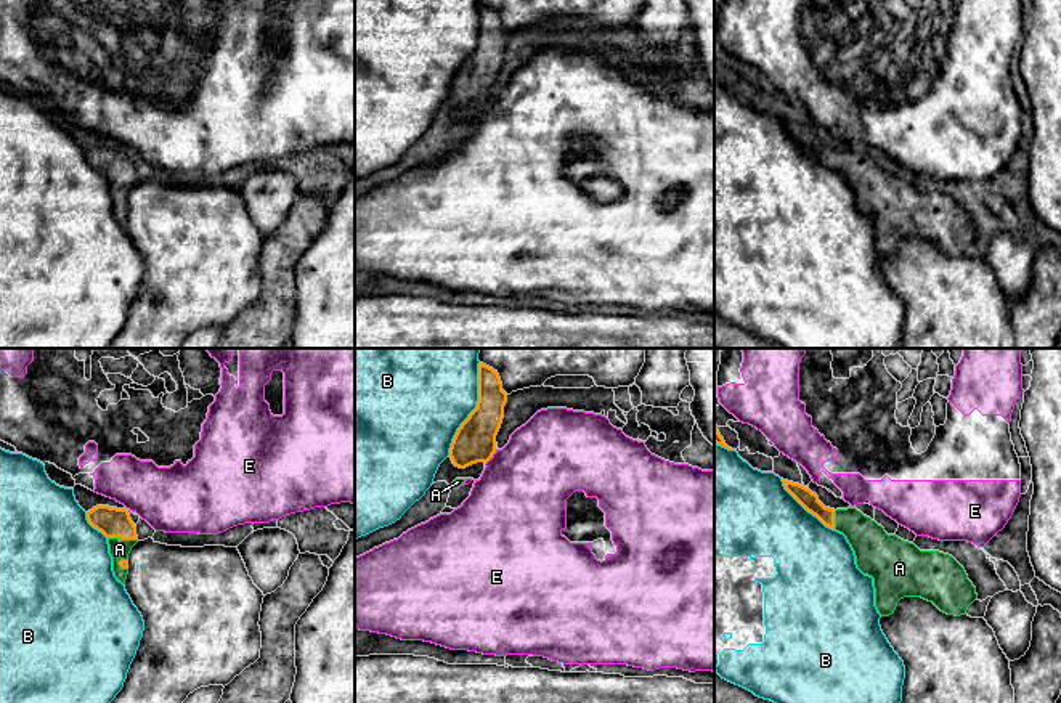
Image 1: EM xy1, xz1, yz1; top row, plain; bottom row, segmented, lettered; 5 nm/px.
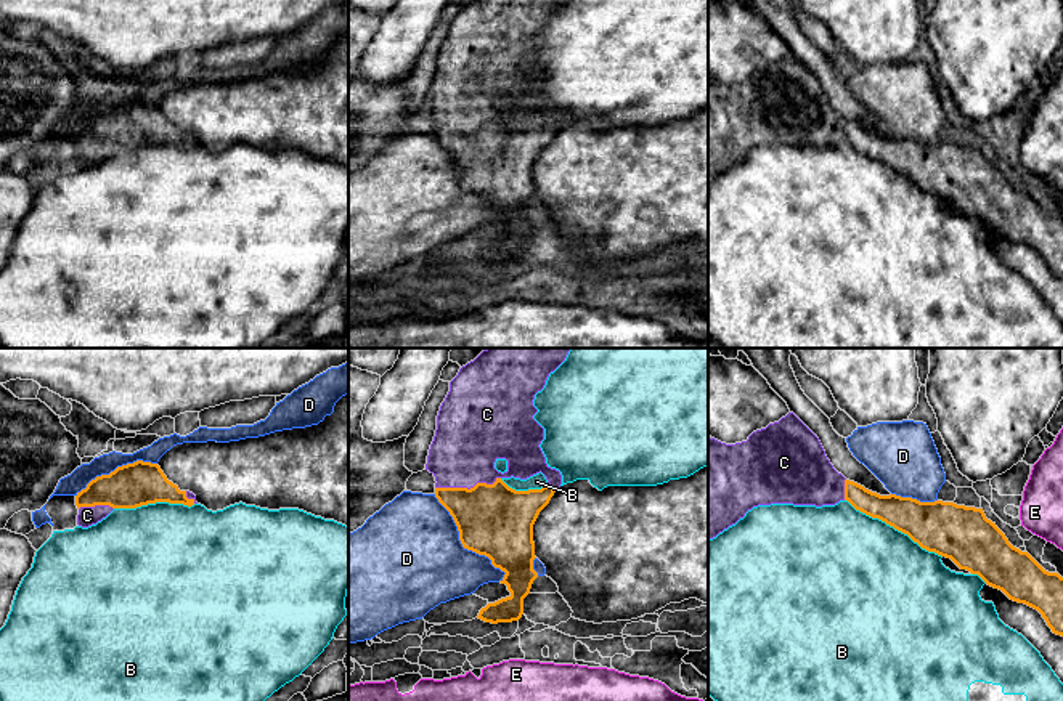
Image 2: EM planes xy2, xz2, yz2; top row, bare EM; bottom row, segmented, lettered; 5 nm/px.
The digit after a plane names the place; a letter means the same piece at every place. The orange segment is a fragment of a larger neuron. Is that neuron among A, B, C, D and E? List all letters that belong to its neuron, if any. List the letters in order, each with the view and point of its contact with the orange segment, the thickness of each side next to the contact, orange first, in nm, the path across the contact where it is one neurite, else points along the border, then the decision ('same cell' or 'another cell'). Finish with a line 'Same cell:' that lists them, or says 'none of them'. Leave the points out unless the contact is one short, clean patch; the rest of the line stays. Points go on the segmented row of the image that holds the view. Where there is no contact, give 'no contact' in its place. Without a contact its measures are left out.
A: contact xy1 (122, 538); calibres 150 and 110 nm; way xy1 (113, 522), (122, 538), (119, 549); same cell
B: contact yz2 (893, 526); calibres 260 and 500 nm; another cell
C: contact xz2 (466, 488); calibres 360 and 340 nm; same cell
D: contact xz2 (463, 546); calibres 360 and 480 nm; another cell
E: contact xz1 (491, 456); calibres 200 and 460 nm; border xz1 (496, 450), (485, 464); another cell
Same cell: A, C

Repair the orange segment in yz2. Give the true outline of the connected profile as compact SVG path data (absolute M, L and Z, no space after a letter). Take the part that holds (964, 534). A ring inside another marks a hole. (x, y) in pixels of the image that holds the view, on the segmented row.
M793 412L742 443L708 440L708 541L758 505L822 507L840 500L1037 610L1052 632L1063 637L1063 577L1013 547L983 509L880 496L846 480Z

